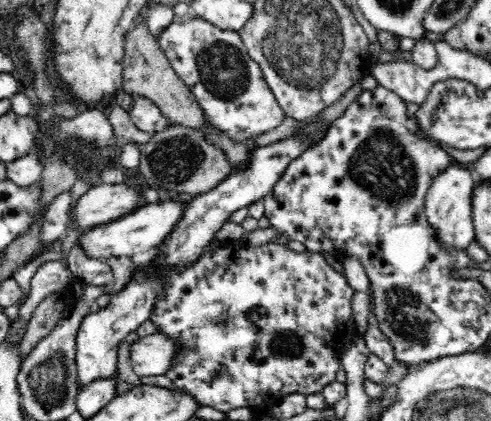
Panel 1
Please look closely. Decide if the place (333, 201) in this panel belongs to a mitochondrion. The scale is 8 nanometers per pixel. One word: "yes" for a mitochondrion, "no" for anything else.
no

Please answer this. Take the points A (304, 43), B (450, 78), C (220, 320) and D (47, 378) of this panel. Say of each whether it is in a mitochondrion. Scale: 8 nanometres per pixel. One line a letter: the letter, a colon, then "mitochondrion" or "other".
A: mitochondrion
B: other
C: mitochondrion
D: mitochondrion

